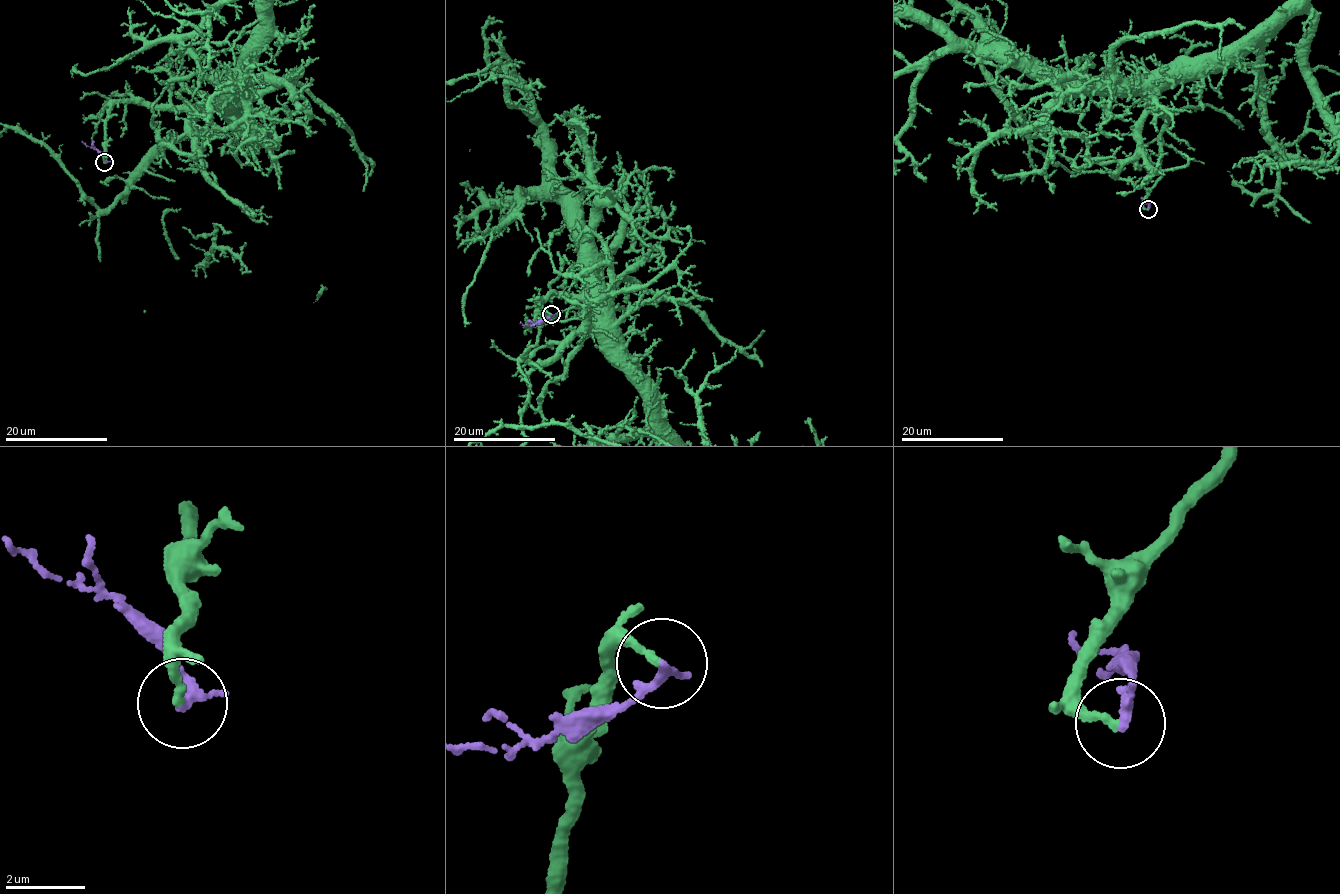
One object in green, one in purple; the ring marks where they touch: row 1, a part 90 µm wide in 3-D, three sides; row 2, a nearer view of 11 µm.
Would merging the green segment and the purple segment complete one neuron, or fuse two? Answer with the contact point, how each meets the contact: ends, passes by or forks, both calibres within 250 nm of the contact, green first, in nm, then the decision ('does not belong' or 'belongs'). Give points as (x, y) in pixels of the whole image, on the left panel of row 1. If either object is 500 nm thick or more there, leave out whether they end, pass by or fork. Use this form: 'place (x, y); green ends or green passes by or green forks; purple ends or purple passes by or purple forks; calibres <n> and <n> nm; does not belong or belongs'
place (104, 162); green ends; purple passes by; calibres 200 and 190 nm; does not belong

